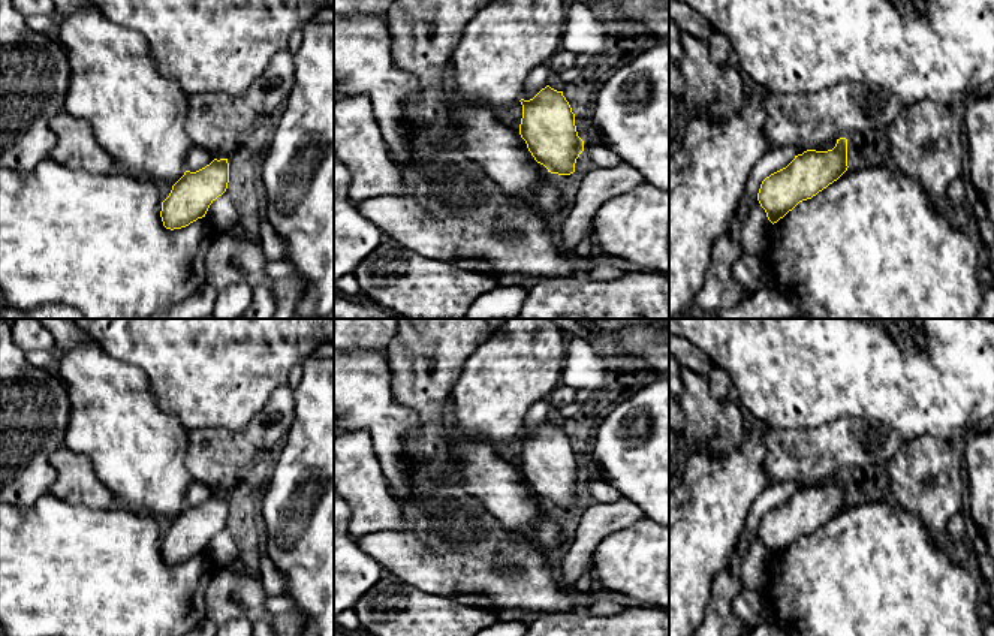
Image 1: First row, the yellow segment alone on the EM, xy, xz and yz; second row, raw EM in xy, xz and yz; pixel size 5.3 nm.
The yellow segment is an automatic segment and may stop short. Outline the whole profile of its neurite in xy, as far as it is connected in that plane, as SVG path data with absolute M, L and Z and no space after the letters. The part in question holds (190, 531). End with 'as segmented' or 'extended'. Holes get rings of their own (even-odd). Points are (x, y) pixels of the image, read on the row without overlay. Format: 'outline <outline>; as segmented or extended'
outline M214 494L196 507L186 506L162 537L163 561L171 566L181 564L205 552L210 540L226 527L228 518L228 494Z; as segmented

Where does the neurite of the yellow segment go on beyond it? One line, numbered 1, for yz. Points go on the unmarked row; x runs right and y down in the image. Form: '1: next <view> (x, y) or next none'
1: next none

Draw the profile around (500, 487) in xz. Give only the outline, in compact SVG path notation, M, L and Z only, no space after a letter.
M452 429L449 438L451 441L445 455L454 464L451 479L458 480L504 530L534 542L549 557L558 558L552 551L569 536L555 521L539 510L539 498L528 486L525 476L519 470L519 464L507 462L488 443L461 437Z

